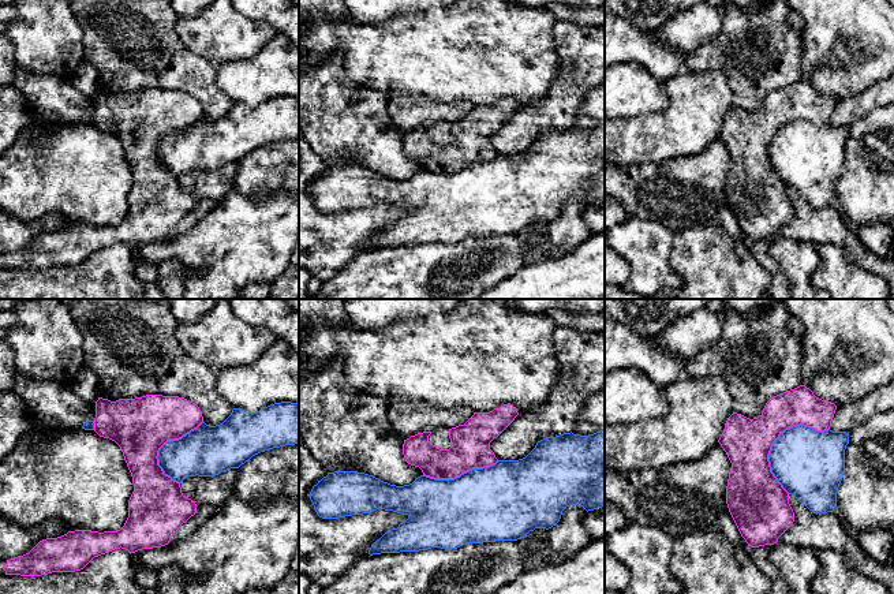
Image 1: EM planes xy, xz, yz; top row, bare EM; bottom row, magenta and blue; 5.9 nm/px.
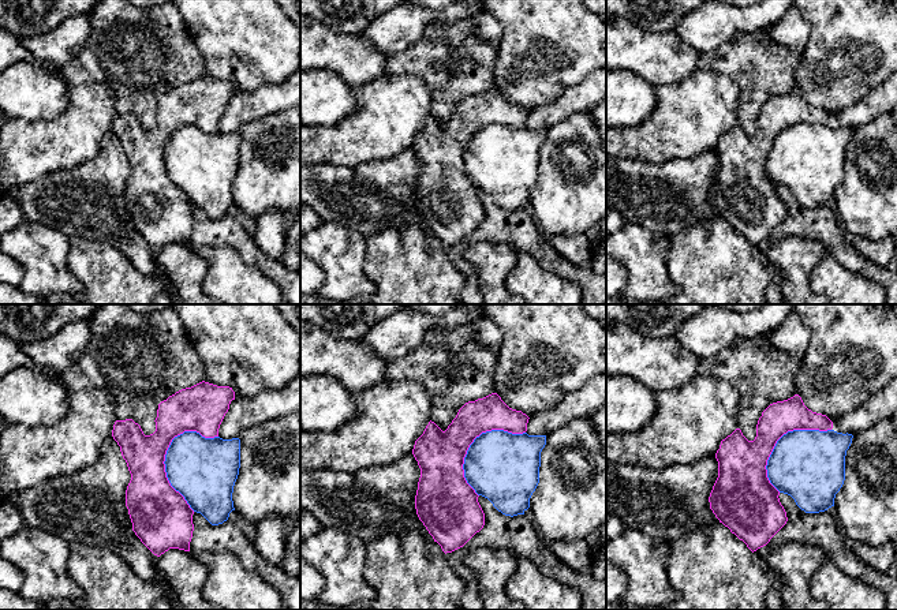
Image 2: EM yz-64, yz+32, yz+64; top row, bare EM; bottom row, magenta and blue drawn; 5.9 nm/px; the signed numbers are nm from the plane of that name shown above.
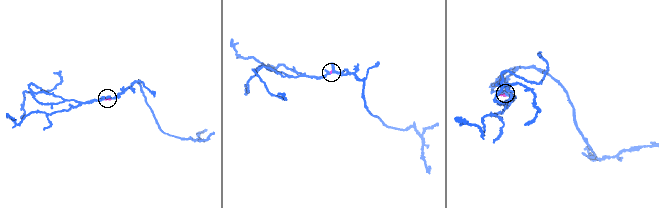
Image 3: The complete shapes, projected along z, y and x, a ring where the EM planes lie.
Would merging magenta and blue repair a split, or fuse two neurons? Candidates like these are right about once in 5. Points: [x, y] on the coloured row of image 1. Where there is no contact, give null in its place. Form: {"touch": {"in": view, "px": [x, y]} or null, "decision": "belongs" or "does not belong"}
{"touch": {"in": "yz", "px": [775, 439]}, "decision": "does not belong"}

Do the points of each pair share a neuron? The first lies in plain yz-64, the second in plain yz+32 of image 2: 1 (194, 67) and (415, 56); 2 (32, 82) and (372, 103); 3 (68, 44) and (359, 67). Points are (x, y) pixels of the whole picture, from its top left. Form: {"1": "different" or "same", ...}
{"1": "same", "2": "different", "3": "different"}

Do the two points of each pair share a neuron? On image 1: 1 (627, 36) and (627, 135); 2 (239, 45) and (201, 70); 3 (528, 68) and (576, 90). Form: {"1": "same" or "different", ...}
{"1": "different", "2": "different", "3": "different"}

